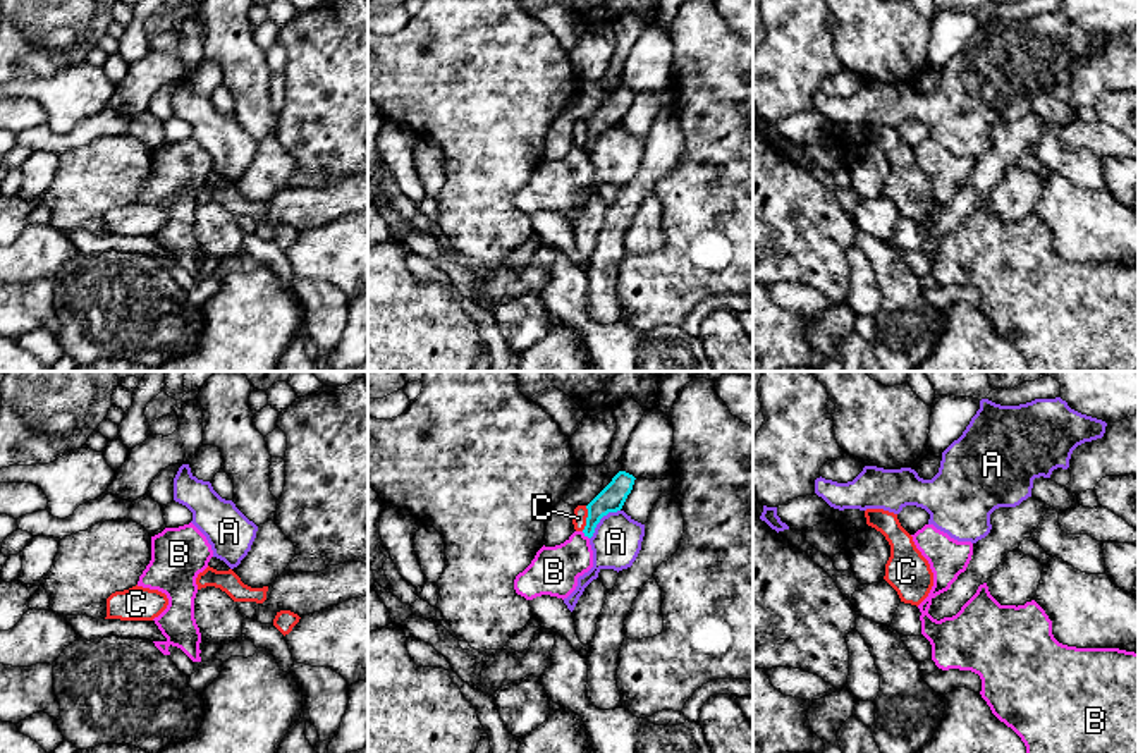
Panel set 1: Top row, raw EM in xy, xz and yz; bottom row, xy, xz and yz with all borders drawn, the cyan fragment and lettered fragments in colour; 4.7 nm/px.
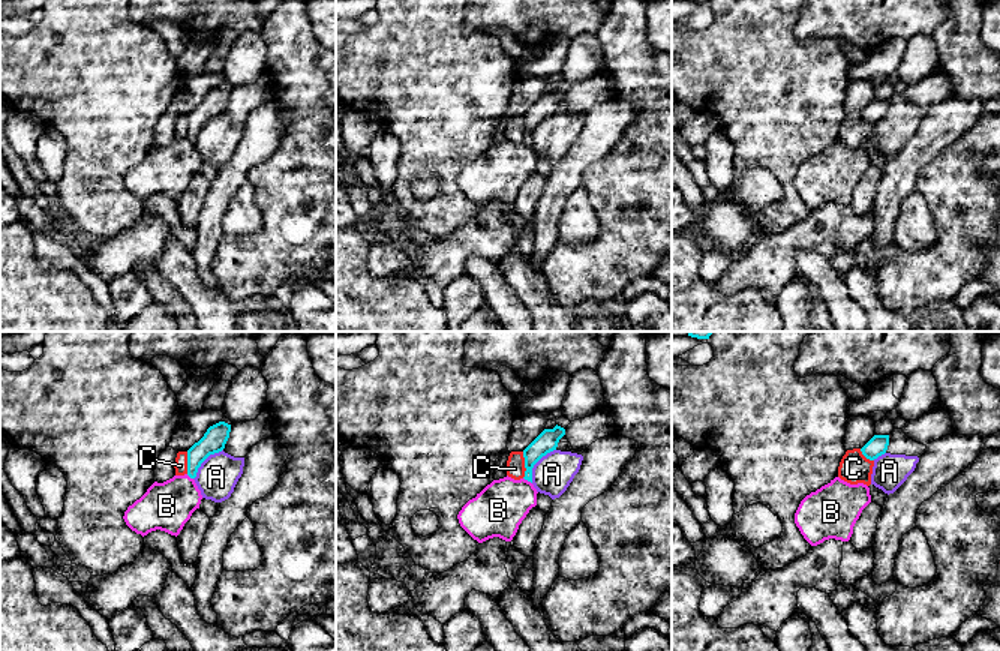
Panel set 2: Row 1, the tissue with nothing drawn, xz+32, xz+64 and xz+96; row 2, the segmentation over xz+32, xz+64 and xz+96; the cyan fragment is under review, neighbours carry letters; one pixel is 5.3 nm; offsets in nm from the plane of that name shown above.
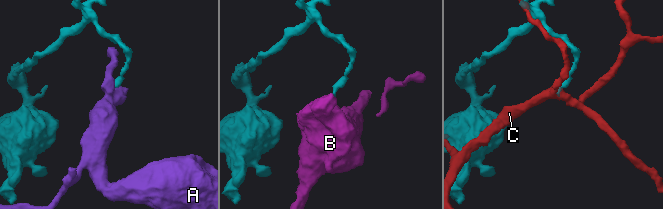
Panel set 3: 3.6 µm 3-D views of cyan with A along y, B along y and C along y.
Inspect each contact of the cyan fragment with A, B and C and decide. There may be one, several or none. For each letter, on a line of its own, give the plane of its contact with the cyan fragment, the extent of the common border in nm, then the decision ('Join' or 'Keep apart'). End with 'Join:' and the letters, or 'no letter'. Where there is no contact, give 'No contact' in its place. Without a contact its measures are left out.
A: Touches cyan in xz. Shared border 200 nm. Keep apart
B: Touches cyan in xz. Shared border 50 nm. Keep apart
C: Touches cyan in xz. Shared border 120 nm. Keep apart
Join: no letter

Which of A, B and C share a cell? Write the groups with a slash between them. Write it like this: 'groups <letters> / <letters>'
groups A / B / C

